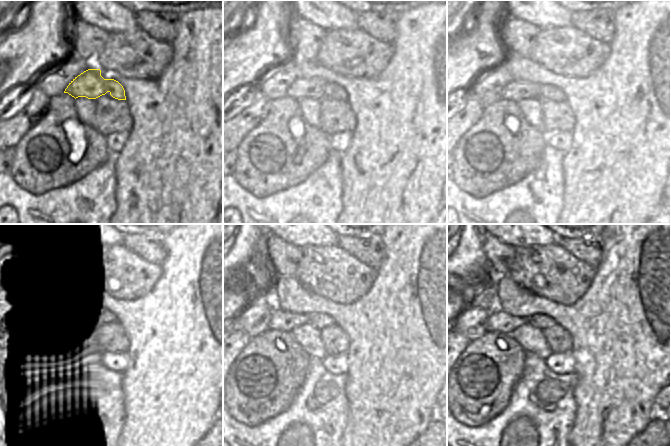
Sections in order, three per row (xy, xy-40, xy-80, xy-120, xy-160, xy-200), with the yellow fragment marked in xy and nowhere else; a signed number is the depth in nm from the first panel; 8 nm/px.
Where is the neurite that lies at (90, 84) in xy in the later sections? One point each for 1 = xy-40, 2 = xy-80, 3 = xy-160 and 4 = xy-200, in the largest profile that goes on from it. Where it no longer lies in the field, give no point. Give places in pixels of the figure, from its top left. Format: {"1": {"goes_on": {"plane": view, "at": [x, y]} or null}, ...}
{"1": {"goes_on": {"plane": "xy-40", "at": [314, 88]}}, "2": {"goes_on": {"plane": "xy-80", "at": [516, 90]}}, "3": {"goes_on": {"plane": "xy-160", "at": [280, 320]}}, "4": {"goes_on": {"plane": "xy-200", "at": [501, 322]}}}

